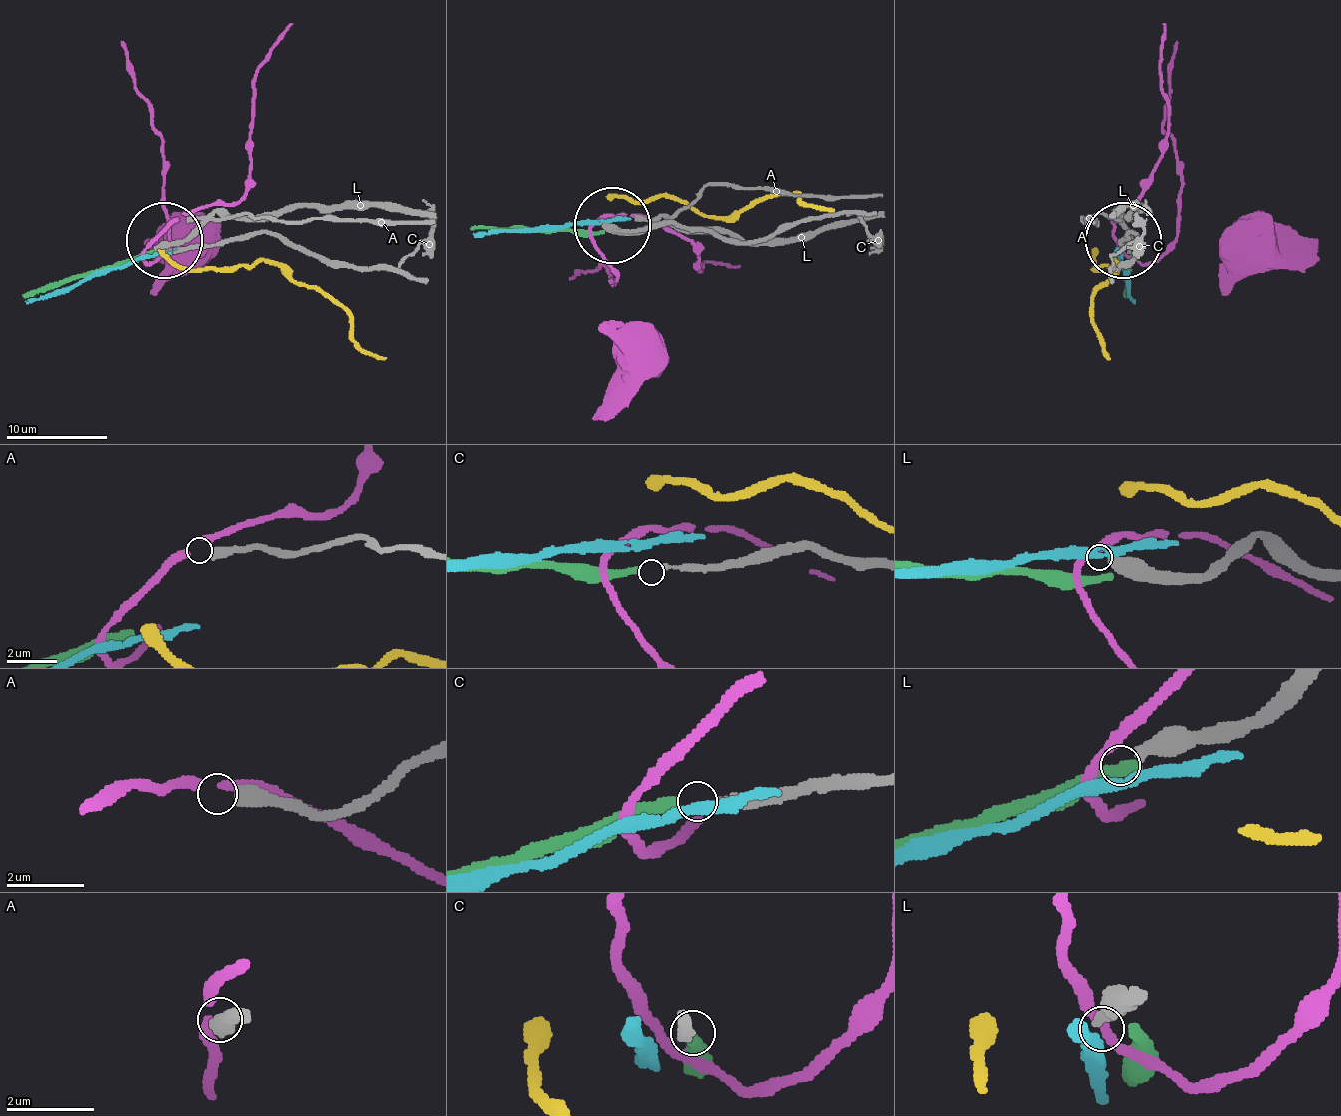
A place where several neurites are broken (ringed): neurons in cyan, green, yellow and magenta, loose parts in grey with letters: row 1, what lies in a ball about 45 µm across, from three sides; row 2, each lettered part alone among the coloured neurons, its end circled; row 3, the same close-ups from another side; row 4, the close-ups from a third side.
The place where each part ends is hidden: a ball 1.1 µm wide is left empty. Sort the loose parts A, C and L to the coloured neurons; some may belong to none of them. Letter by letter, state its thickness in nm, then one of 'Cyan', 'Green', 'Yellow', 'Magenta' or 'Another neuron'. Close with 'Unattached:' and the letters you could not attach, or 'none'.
A: Thickness 400 nm. Another neuron
C: Thickness 160 nm. Green
L: Thickness 440 nm. Another neuron
Unattached: A, L

